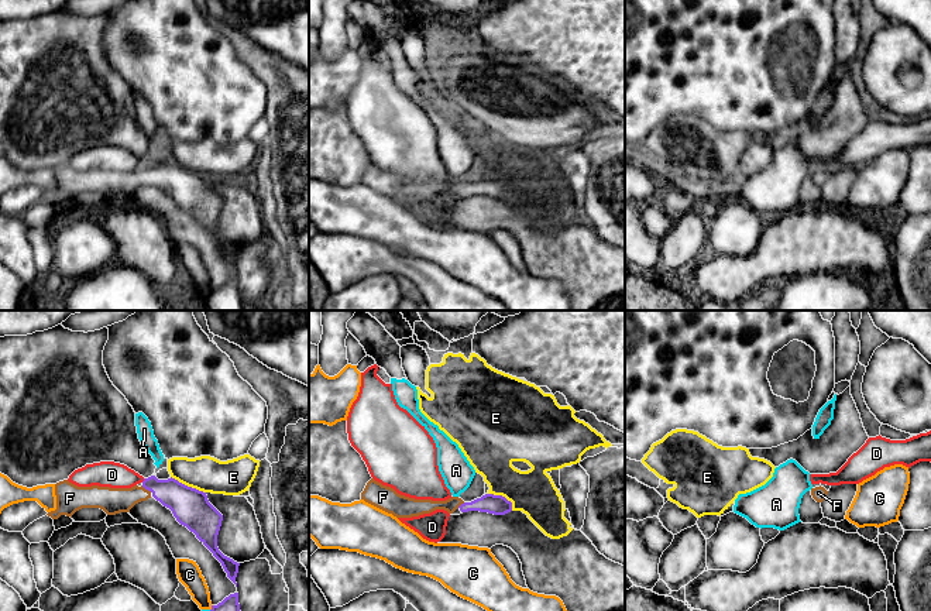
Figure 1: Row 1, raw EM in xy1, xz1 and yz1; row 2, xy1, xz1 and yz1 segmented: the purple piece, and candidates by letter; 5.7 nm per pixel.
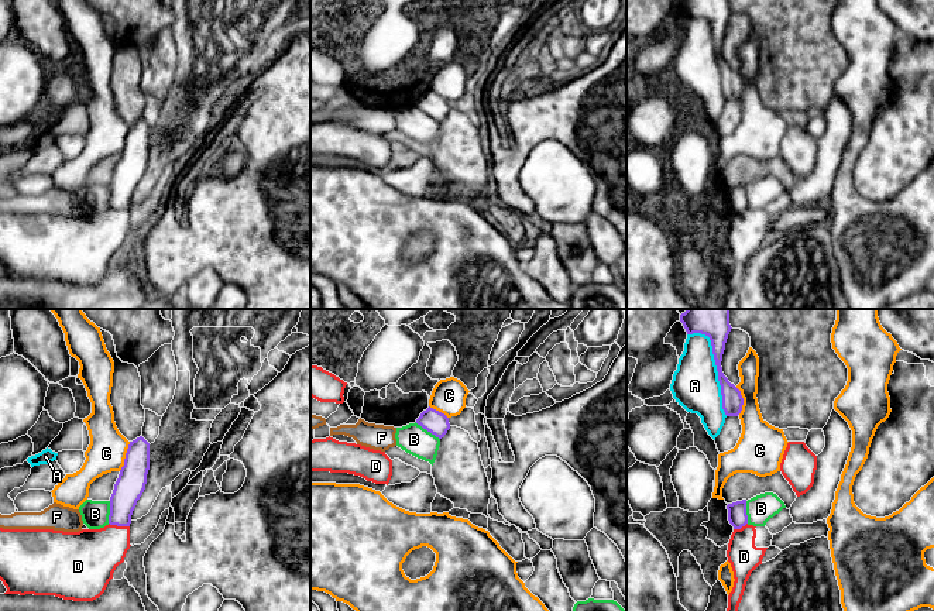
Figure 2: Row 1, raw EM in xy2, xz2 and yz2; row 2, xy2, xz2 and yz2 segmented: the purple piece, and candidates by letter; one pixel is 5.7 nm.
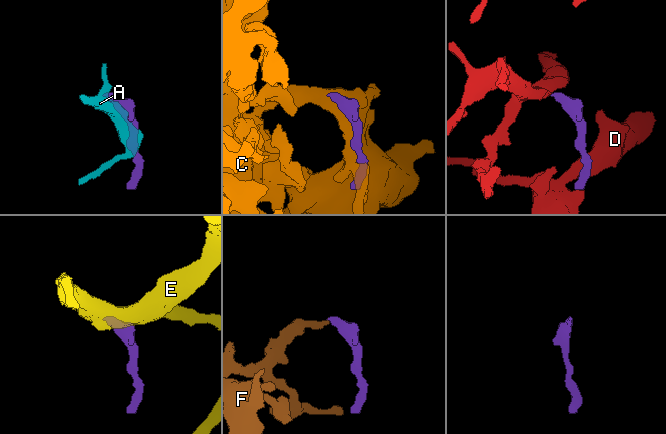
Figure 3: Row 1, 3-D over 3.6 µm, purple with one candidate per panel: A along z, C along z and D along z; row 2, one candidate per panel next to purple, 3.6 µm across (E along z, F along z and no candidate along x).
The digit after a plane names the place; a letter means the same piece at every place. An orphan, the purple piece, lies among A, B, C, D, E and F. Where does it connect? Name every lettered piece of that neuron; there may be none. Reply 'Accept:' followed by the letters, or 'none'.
Accept: F

